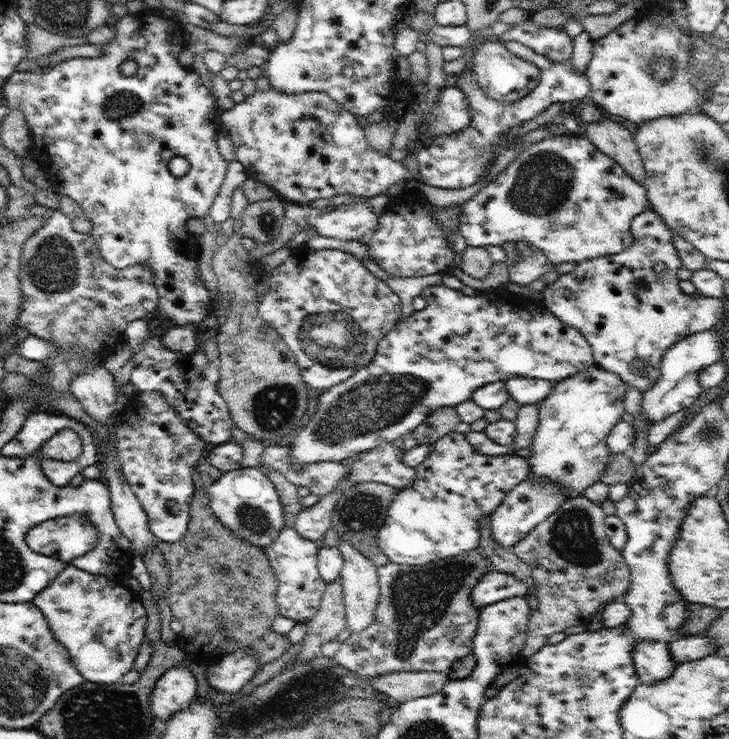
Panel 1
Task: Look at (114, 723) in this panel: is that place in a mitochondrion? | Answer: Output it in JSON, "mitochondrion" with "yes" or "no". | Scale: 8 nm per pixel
{"mitochondrion":"yes"}

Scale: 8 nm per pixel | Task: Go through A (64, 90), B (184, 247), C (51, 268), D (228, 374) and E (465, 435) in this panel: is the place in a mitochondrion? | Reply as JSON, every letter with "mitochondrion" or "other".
{"A":"other","B":"other","C":"mitochondrion","D":"other","E":"other"}

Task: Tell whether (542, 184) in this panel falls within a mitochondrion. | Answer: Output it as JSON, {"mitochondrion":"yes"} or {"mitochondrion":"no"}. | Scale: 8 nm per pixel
{"mitochondrion":"yes"}

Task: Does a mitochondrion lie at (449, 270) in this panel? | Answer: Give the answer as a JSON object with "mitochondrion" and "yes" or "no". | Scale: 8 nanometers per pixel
{"mitochondrion":"no"}

